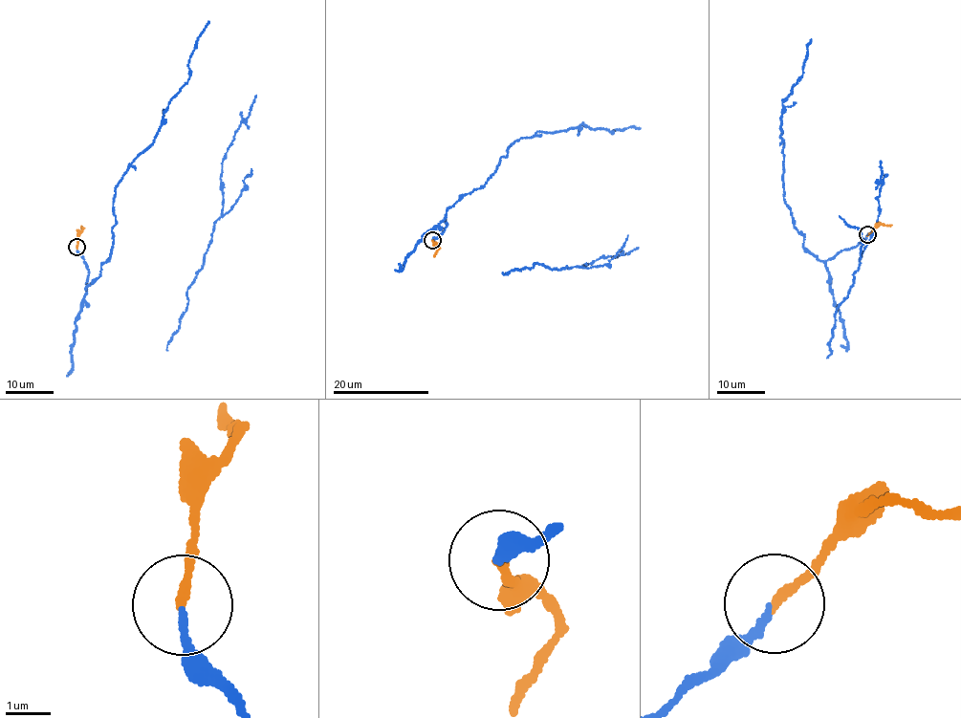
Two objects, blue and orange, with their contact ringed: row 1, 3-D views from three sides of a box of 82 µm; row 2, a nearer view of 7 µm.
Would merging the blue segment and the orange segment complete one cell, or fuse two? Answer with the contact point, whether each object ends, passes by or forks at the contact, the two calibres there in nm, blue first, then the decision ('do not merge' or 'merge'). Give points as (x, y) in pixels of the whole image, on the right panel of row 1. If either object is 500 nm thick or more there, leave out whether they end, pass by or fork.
(867, 234) | blue ends | orange ends | 150/200 nm | merge

